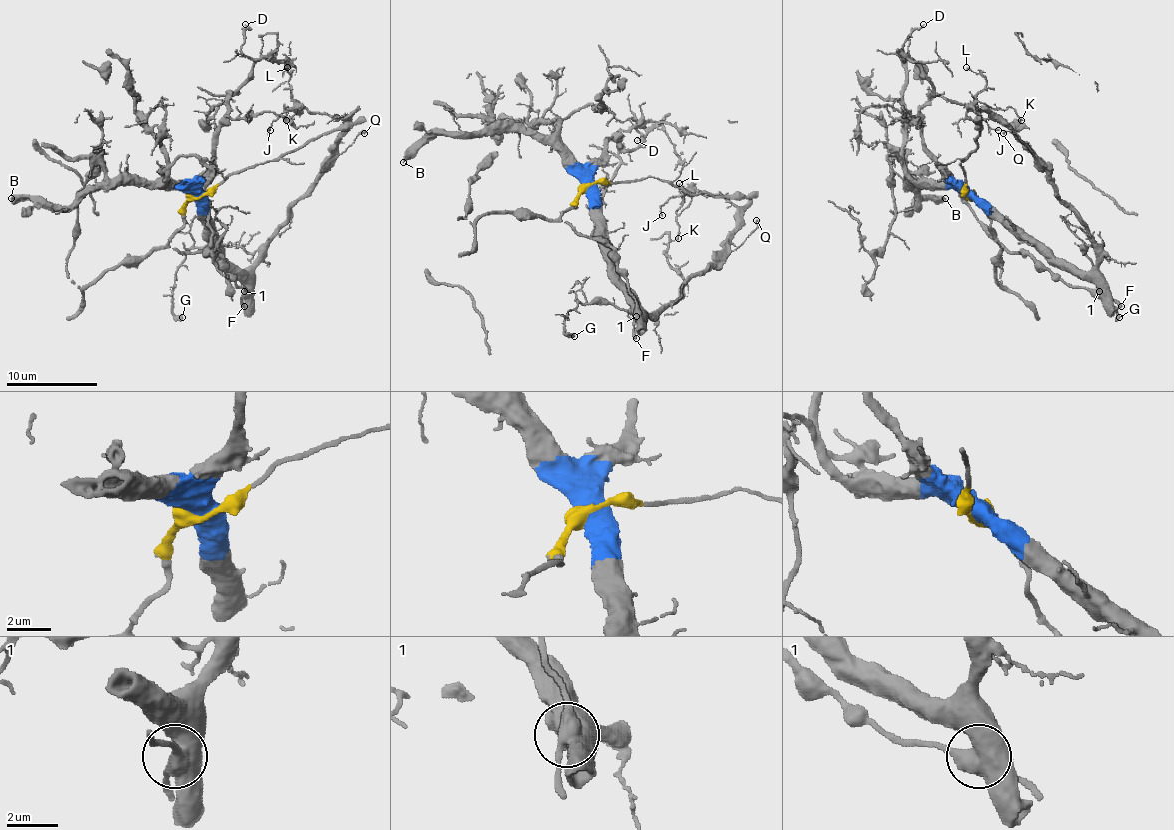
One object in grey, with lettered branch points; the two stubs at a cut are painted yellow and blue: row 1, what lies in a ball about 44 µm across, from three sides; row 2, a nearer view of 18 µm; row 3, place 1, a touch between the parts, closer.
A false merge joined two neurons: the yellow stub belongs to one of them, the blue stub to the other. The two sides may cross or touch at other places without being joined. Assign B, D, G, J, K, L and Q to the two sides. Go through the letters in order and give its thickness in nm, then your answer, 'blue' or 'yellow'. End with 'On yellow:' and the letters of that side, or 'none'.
B: calibre 400 nm; blue
D: calibre 90 nm; blue
G: calibre 380 nm; blue
J: calibre 70 nm; blue
K: calibre 100 nm; blue
L: calibre 110 nm; blue
Q: calibre 120 nm; blue
On yellow: none

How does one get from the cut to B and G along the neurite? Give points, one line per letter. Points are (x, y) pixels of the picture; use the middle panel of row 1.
B: (586, 186), (550, 145), (520, 132), (436, 134), (425, 139), (402, 161)
G: (586, 186), (607, 264), (648, 316), (579, 302), (563, 320), (563, 332), (575, 336)

